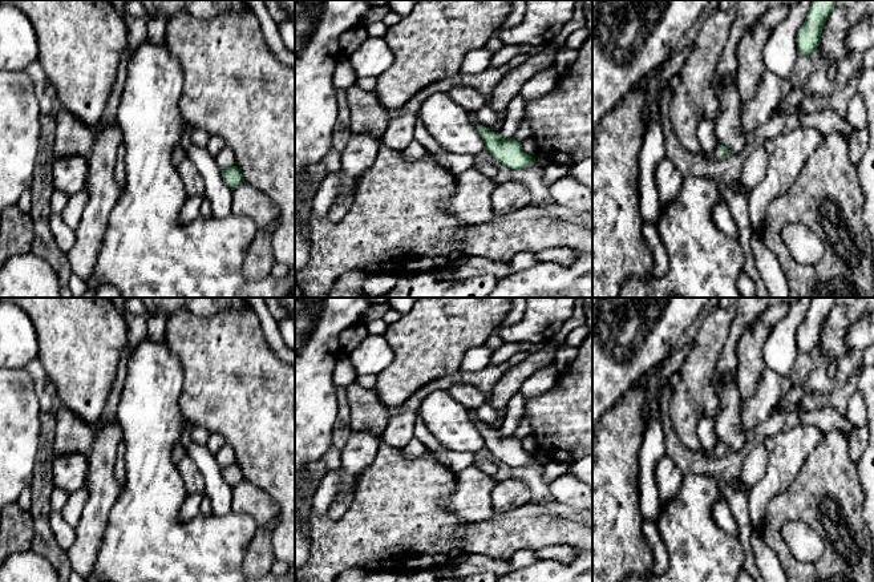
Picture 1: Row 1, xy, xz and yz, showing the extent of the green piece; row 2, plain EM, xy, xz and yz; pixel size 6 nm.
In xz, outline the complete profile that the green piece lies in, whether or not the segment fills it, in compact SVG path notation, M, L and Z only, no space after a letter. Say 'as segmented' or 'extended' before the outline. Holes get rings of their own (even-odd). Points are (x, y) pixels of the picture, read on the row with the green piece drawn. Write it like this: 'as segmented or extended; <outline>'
extended; M469 112L472 122L478 128L478 133L483 140L486 150L502 165L521 170L535 163L535 158L523 151L522 144L514 137L505 140L499 132L490 132L482 126L476 112Z

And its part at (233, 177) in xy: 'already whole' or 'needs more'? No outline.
already whole

